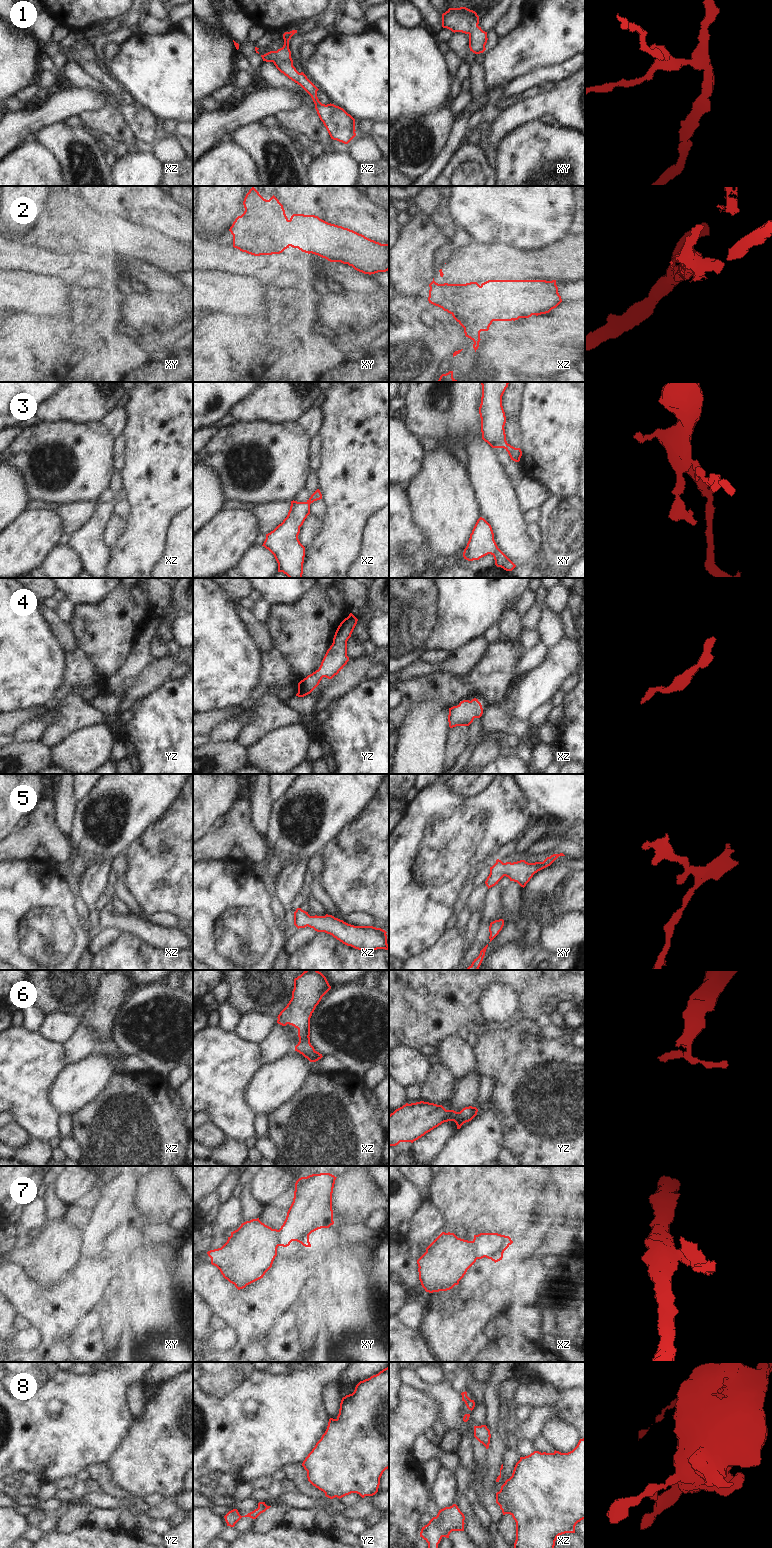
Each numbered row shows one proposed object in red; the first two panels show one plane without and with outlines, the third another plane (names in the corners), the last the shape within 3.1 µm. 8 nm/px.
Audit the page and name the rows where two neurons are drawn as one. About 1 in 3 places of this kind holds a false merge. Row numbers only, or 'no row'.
6, 7

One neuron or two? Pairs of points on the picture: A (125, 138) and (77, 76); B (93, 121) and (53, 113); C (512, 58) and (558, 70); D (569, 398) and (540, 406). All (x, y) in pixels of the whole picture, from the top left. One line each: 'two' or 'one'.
A: one
B: two
C: two
D: one

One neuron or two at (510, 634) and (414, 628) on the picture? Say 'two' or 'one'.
two

